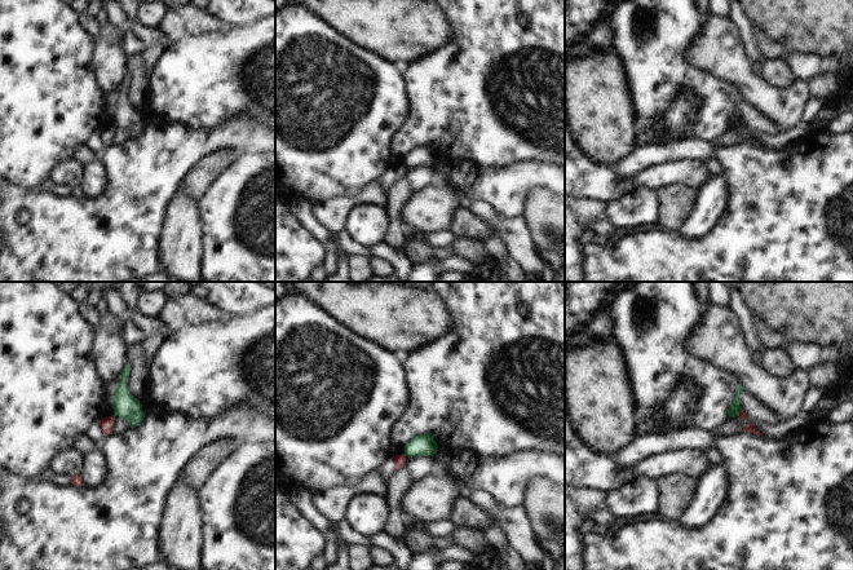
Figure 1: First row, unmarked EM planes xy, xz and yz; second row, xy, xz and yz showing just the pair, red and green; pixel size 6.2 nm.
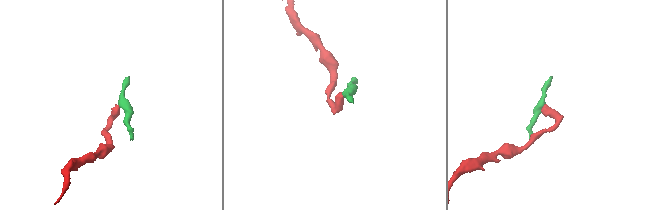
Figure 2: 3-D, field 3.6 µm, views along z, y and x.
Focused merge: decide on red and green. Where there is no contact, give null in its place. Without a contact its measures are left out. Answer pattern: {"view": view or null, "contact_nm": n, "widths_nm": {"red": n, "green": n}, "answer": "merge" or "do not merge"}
{"view": "yz", "contact_nm": 50, "widths_nm": {"red": 50, "green": 80}, "answer": "do not merge"}

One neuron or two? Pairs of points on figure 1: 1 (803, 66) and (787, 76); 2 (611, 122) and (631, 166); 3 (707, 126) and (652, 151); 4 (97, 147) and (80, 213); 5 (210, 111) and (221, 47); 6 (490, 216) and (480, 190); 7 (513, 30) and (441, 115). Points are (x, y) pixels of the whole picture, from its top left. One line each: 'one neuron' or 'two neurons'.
1: two neurons
2: two neurons
3: two neurons
4: two neurons
5: one neuron
6: two neurons
7: one neuron

